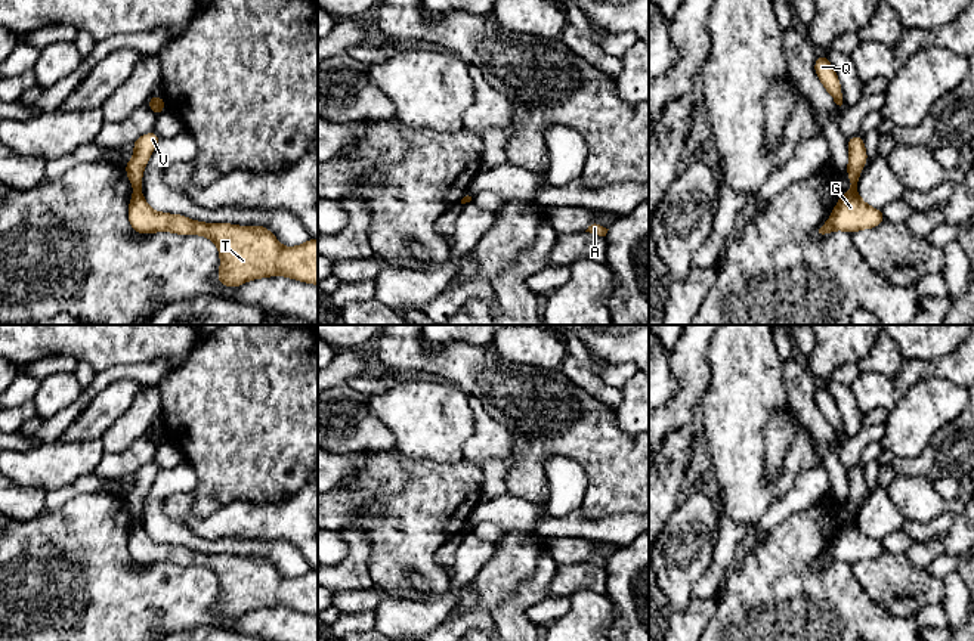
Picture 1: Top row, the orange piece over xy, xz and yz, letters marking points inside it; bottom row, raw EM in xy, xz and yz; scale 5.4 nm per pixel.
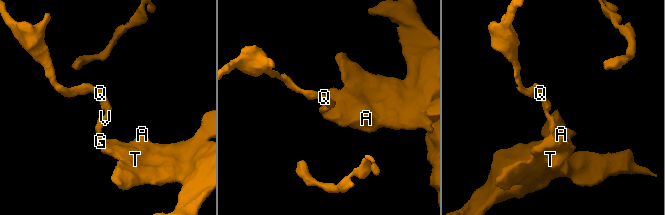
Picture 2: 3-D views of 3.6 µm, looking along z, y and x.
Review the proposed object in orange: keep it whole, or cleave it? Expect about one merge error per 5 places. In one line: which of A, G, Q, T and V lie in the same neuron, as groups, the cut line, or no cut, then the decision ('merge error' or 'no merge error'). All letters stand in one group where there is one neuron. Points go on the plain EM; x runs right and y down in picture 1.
A G T / Q V; cut in xy along (135, 519), (139, 520); merge error

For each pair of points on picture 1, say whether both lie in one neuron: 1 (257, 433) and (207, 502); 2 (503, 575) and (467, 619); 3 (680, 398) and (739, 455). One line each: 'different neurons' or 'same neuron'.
1: same neuron
2: same neuron
3: different neurons

